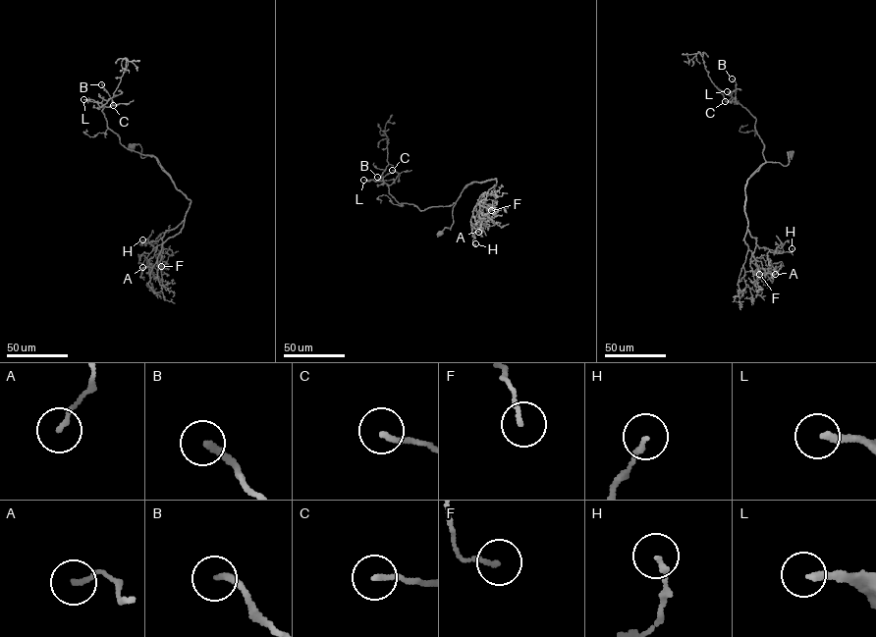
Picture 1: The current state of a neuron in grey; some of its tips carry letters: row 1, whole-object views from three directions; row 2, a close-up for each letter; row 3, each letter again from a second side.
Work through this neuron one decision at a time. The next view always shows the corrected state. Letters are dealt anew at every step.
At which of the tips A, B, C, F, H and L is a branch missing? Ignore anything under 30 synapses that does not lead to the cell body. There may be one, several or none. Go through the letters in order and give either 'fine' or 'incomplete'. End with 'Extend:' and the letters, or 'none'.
A: fine
B: fine
C: fine
F: fine
H: fine
L: incomplete
Extend: L

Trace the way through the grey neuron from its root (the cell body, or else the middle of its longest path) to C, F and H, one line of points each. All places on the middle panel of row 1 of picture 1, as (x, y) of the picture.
C: (439, 234), (450, 230), (455, 203), (422, 210), (399, 203), (389, 193), (399, 173), (392, 170)
F: (439, 234), (450, 230), (456, 200), (475, 182), (496, 179), (483, 203), (485, 199), (483, 206), (491, 210)
H: (439, 234), (450, 230), (453, 207), (464, 188), (496, 179), (475, 218), (475, 243)

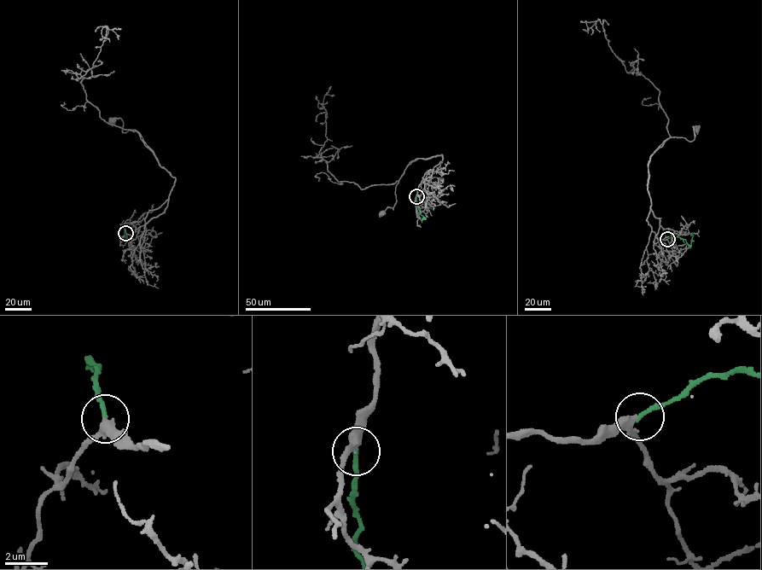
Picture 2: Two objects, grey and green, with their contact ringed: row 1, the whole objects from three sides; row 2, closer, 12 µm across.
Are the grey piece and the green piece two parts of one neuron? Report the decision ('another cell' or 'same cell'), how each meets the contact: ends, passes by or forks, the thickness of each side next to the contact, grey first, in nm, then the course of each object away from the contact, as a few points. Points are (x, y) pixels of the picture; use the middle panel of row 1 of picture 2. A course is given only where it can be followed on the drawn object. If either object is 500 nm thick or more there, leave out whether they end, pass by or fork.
same cell; grey passes by; green ends there; 320 nm thick on the grey side, 200 nm on the other; grey runs (416, 196), (421, 181), (442, 163), (441, 154), (419, 158), (406, 166), (396, 187), (393, 209), (381, 213); green runs (416, 196), (416, 206), (424, 219), (421, 220), (423, 217)

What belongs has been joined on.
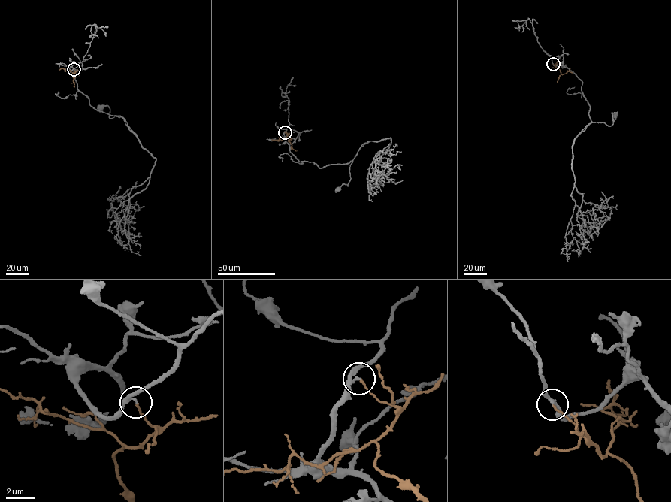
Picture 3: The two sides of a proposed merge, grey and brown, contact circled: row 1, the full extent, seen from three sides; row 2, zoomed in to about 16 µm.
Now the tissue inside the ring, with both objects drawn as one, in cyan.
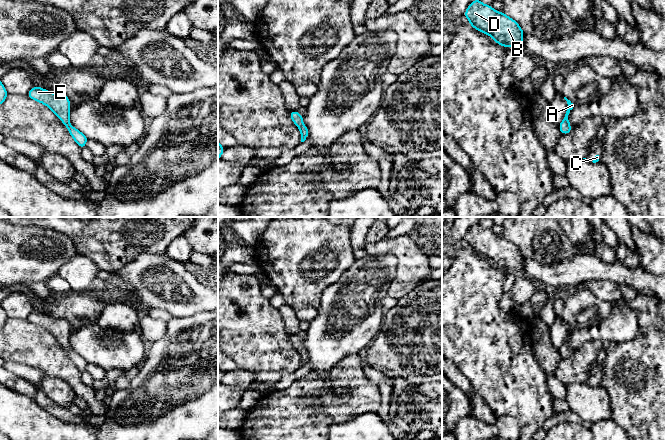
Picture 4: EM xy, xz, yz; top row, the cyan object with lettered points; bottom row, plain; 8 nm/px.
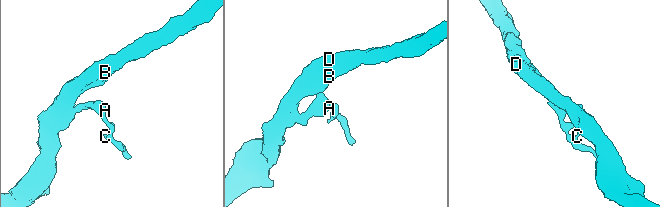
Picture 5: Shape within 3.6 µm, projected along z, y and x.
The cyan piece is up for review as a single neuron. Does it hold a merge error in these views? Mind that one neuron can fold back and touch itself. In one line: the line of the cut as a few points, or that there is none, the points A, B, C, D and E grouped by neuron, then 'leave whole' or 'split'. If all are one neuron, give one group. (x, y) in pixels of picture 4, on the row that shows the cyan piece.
no cut; A B C D E; leave whole

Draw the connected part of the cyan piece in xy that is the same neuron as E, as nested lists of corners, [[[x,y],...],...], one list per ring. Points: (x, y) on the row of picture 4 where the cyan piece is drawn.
[[[34,86],[27,94],[34,101],[38,101],[51,109],[54,114],[63,122],[70,135],[80,148],[86,146],[88,138],[75,127],[72,127],[69,120],[70,100],[66,95],[55,94],[41,87]]]

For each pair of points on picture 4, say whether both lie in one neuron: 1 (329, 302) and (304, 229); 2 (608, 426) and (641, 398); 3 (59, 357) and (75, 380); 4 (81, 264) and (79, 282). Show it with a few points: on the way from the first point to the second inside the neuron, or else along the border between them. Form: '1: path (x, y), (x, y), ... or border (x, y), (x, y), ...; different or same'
1: border (343, 274), (323, 291), (319, 312); different
2: border (611, 418), (625, 430); different
3: path (59, 363), (70, 374); same
4: path (79, 268), (79, 278); same

